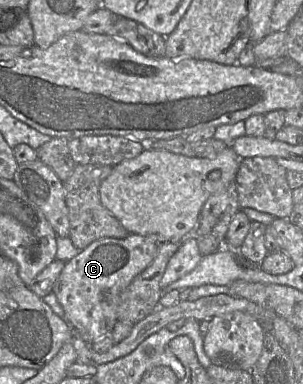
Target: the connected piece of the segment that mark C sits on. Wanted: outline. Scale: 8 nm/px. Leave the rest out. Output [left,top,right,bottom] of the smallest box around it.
[52,233,159,344]

